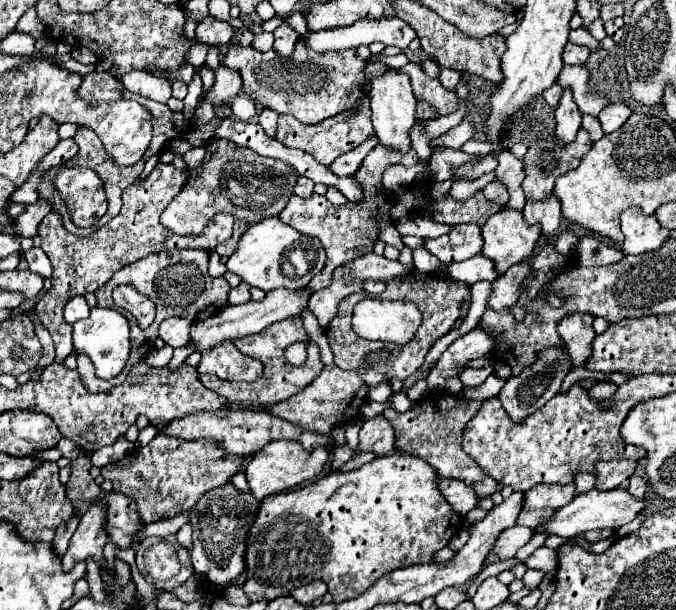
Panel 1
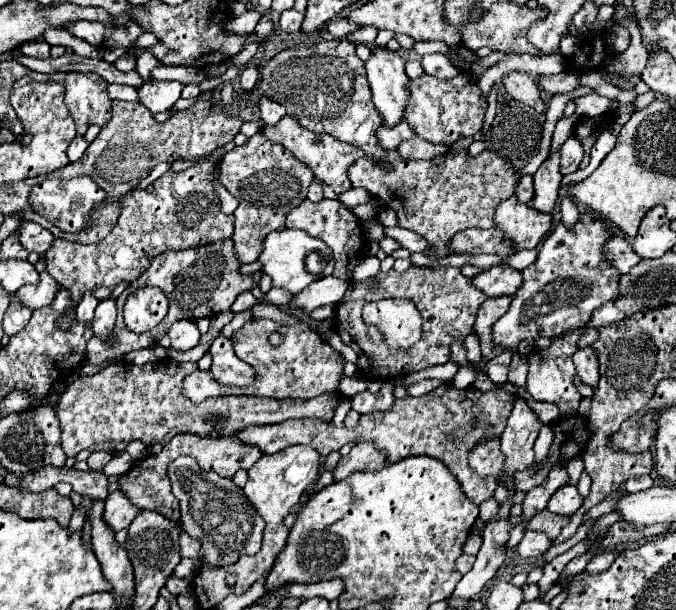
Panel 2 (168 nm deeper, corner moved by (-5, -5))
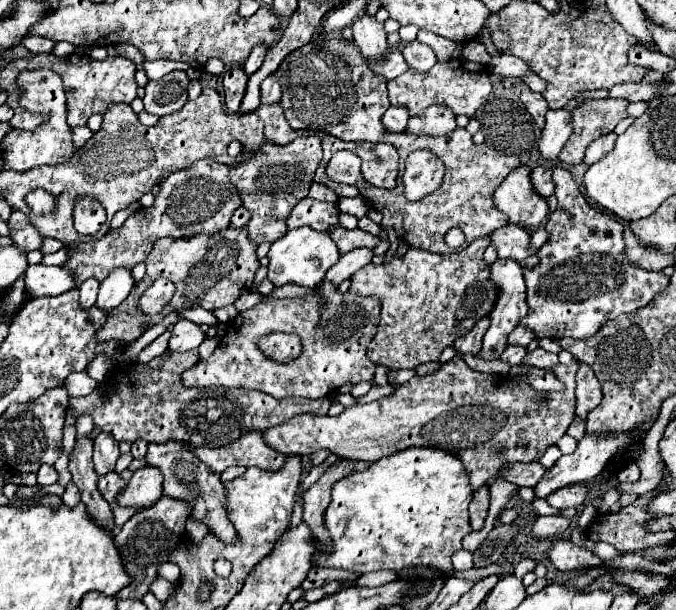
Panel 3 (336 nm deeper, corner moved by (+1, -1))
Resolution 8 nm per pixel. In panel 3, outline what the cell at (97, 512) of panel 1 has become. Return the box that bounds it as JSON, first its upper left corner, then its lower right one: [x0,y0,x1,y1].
[118,466,162,508]

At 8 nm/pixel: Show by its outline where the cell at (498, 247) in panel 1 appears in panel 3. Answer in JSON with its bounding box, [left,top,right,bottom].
[494,166,548,228]

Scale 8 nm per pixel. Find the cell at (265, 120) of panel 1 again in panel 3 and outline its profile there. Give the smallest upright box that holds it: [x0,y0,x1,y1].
[262,76,282,104]

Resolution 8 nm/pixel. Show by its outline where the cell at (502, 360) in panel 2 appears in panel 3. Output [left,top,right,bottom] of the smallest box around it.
[500,346,528,366]

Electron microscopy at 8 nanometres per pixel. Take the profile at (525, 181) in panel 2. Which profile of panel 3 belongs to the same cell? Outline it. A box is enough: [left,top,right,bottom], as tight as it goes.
[532,166,554,198]

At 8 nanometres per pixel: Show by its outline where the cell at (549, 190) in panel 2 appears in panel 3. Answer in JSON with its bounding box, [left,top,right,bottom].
[540,110,572,158]

